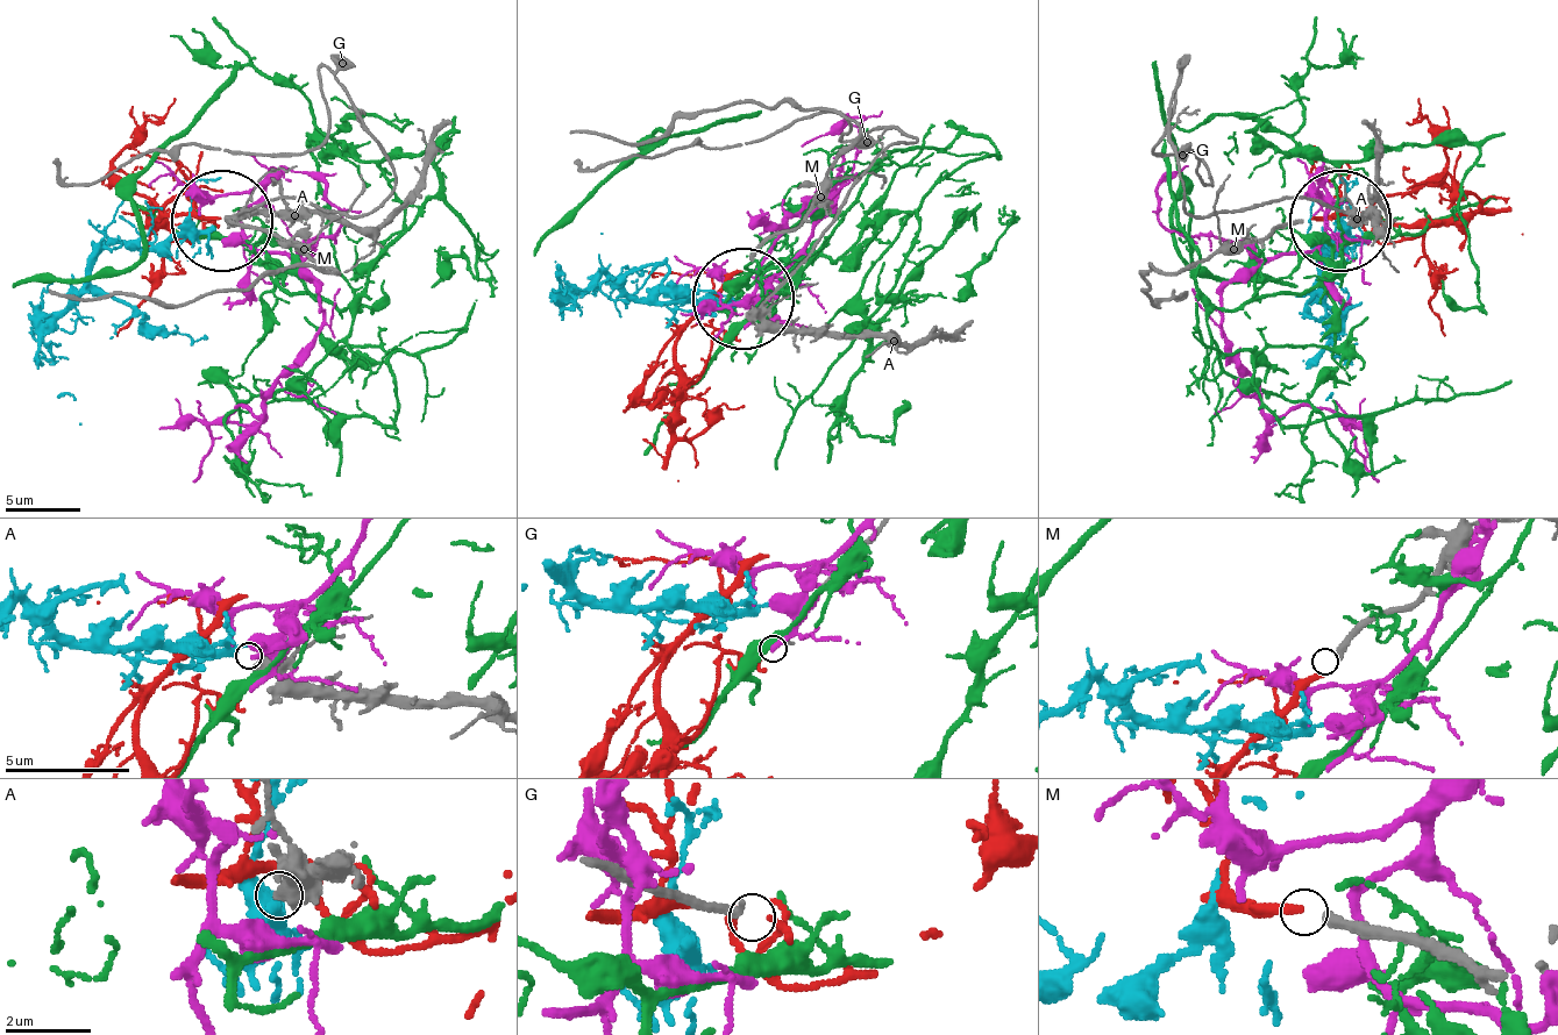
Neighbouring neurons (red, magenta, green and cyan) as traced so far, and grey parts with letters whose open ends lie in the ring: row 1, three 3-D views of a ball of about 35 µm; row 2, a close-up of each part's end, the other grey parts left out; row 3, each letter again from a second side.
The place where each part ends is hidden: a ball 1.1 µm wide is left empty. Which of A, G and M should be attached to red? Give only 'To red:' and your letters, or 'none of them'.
To red: M

